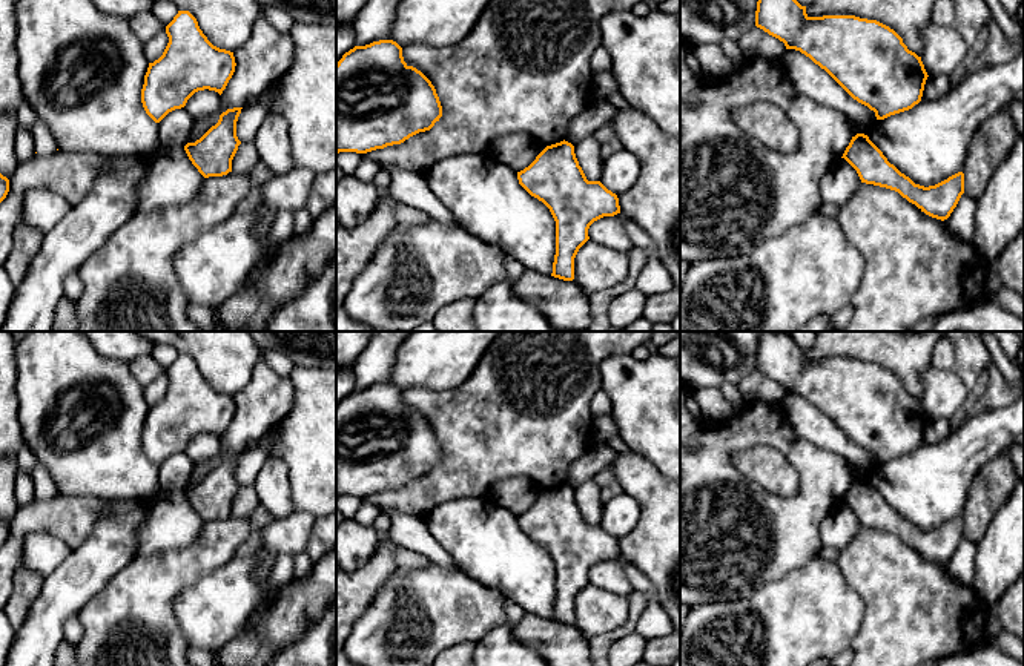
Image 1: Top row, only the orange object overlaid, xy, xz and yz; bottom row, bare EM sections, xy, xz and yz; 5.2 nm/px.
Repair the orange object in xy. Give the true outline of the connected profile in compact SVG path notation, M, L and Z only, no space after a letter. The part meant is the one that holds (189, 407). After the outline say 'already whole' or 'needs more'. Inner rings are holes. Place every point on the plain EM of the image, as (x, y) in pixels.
M178 354L166 378L169 387L163 399L149 407L141 433L143 451L155 467L184 451L198 434L221 439L236 410L233 396L213 390L189 354Z; already whole

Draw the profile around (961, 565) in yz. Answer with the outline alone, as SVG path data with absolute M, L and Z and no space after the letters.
M963 537L956 551L947 562L950 575L963 586L970 586L973 582L975 557L976 543Z

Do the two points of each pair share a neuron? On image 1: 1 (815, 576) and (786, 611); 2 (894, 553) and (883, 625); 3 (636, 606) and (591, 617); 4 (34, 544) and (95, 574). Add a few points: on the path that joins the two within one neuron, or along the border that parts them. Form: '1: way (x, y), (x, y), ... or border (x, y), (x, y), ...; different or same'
1: way (812, 585), (796, 602); same
2: way (894, 571), (894, 606); same
3: border (628, 597), (628, 617), (621, 625), (601, 634); different
4: border (71, 551), (45, 579); different

